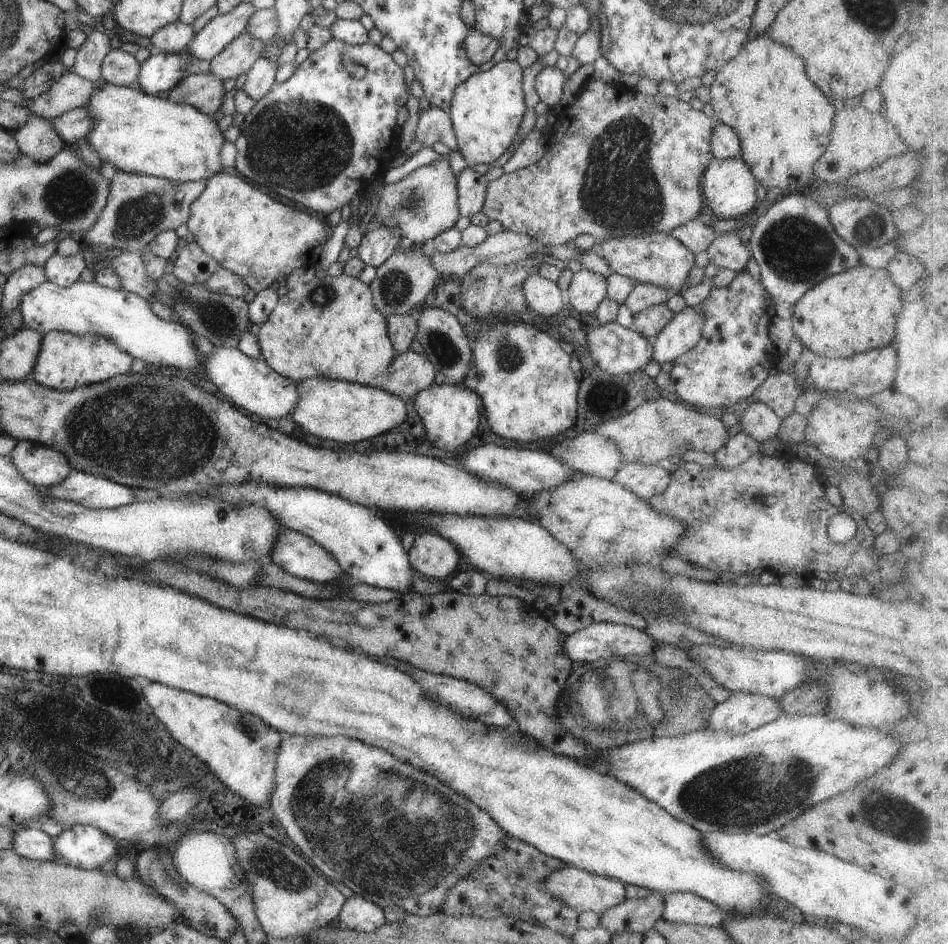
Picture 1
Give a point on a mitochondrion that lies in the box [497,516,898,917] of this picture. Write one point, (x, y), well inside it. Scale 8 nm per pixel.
(724, 794)

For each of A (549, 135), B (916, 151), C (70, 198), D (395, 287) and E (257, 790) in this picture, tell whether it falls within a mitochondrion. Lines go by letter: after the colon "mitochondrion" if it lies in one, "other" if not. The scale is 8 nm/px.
A: other
B: other
C: mitochondrion
D: mitochondrion
E: other

